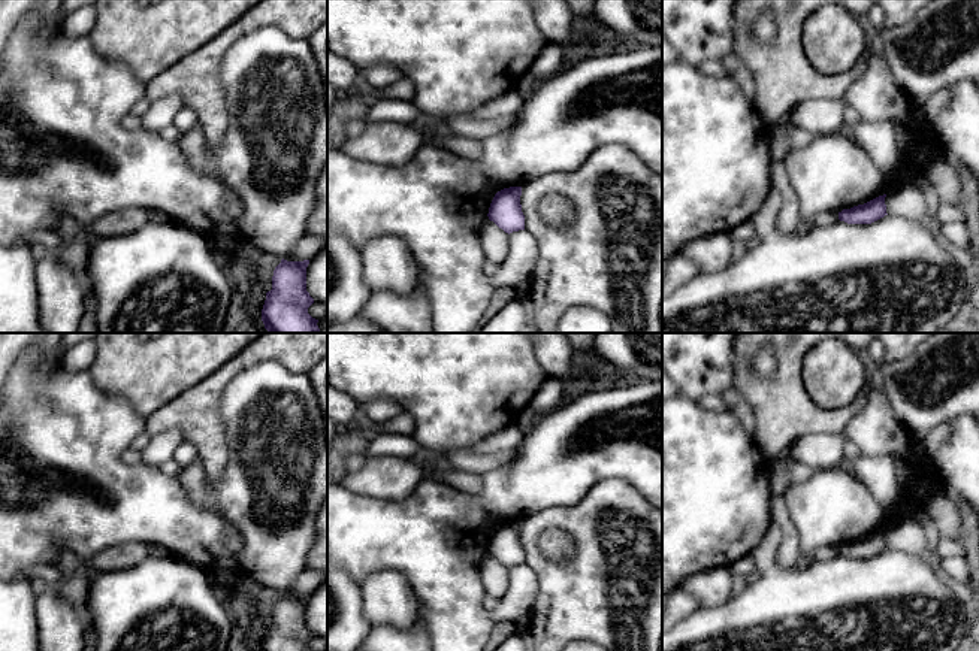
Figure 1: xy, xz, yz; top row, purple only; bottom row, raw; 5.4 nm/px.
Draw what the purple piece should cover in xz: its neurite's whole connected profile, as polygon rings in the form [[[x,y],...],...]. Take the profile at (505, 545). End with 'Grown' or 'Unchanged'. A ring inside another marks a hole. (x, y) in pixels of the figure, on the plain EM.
[[[522,521],[498,526],[489,542],[489,554],[505,567],[525,564],[525,549],[520,539]]]. Unchanged

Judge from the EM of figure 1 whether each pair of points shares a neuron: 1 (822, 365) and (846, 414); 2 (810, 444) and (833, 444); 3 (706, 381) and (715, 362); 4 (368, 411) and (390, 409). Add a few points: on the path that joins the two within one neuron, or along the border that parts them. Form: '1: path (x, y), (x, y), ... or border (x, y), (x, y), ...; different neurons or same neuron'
1: border (866, 379), (837, 408), (819, 408), (809, 396); different neurons
2: path (816, 444), (827, 444); same neuron
3: path (706, 377), (706, 371), (710, 366); same neuron
4: path (374, 411), (384, 409); same neuron

